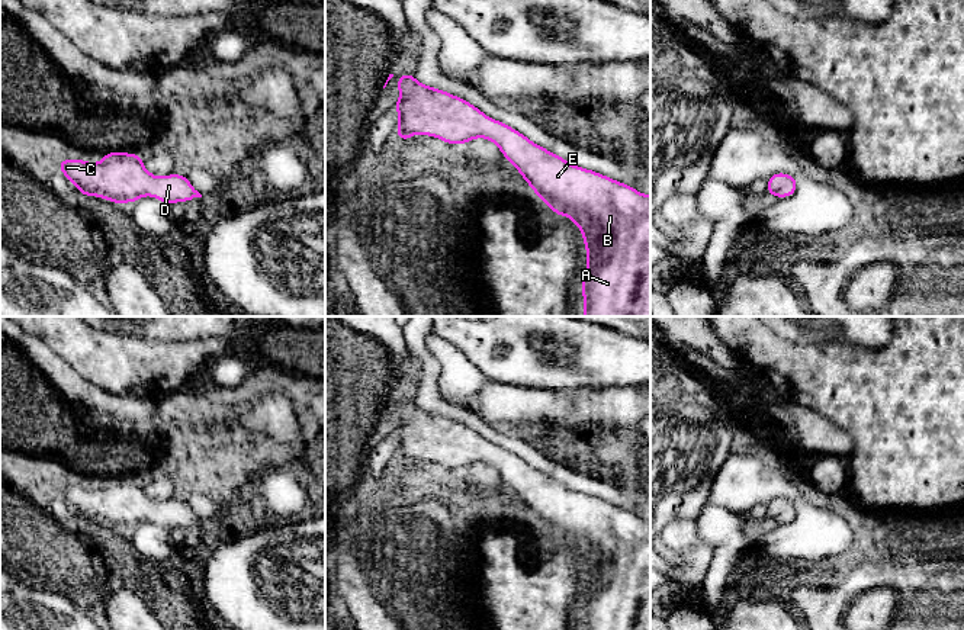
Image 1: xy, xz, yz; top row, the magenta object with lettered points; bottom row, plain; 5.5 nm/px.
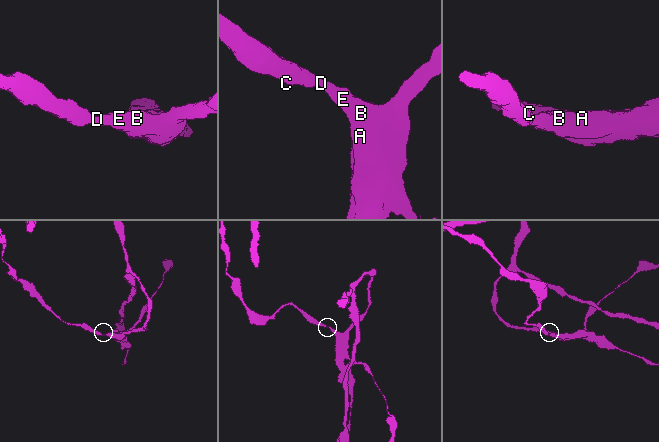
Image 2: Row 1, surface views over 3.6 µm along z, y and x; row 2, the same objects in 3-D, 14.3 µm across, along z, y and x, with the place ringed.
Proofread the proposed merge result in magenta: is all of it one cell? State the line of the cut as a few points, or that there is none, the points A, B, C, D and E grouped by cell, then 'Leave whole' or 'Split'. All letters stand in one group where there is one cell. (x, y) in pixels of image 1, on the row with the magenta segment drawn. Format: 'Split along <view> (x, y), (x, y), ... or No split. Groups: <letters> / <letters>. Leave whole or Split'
No split. Groups: A B C D E. Leave whole

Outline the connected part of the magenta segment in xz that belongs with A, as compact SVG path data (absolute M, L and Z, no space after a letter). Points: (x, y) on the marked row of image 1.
M412 74L396 81L399 100L398 138L428 135L446 144L475 138L492 141L553 213L571 218L582 231L588 267L582 276L584 316L650 316L650 195L597 171L569 164L565 158L531 142L514 128L482 113L472 103L425 86Z

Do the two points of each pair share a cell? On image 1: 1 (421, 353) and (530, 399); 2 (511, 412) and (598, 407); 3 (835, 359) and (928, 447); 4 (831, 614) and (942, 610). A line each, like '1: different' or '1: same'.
1: different
2: same
3: same
4: same

